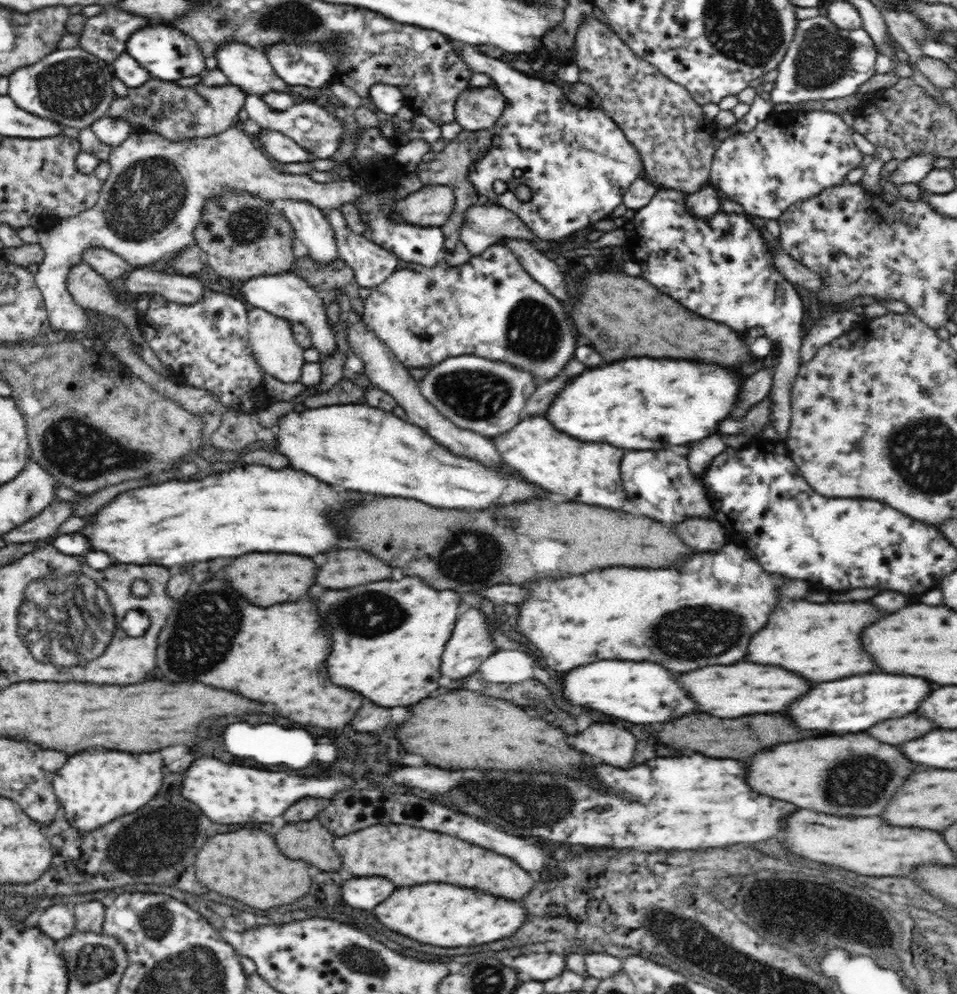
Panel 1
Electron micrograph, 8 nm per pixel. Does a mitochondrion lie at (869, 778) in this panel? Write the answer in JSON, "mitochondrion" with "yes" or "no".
{"mitochondrion":"yes"}

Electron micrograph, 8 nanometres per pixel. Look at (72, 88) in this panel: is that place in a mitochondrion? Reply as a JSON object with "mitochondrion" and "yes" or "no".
{"mitochondrion":"yes"}

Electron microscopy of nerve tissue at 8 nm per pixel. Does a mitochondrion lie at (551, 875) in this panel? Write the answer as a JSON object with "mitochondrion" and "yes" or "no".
{"mitochondrion":"no"}

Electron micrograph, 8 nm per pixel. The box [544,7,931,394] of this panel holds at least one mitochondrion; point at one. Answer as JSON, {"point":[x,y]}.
{"point":[823,56]}

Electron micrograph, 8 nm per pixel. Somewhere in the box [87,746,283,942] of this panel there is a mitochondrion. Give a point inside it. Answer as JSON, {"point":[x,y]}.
{"point":[132,835]}

